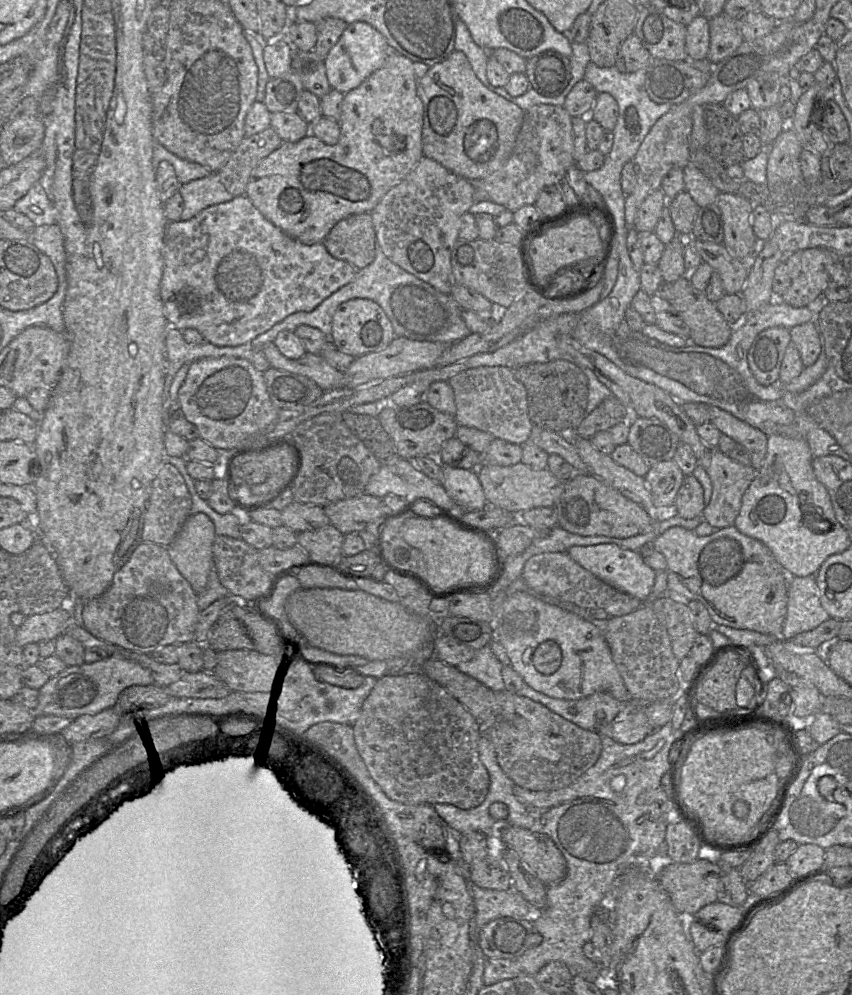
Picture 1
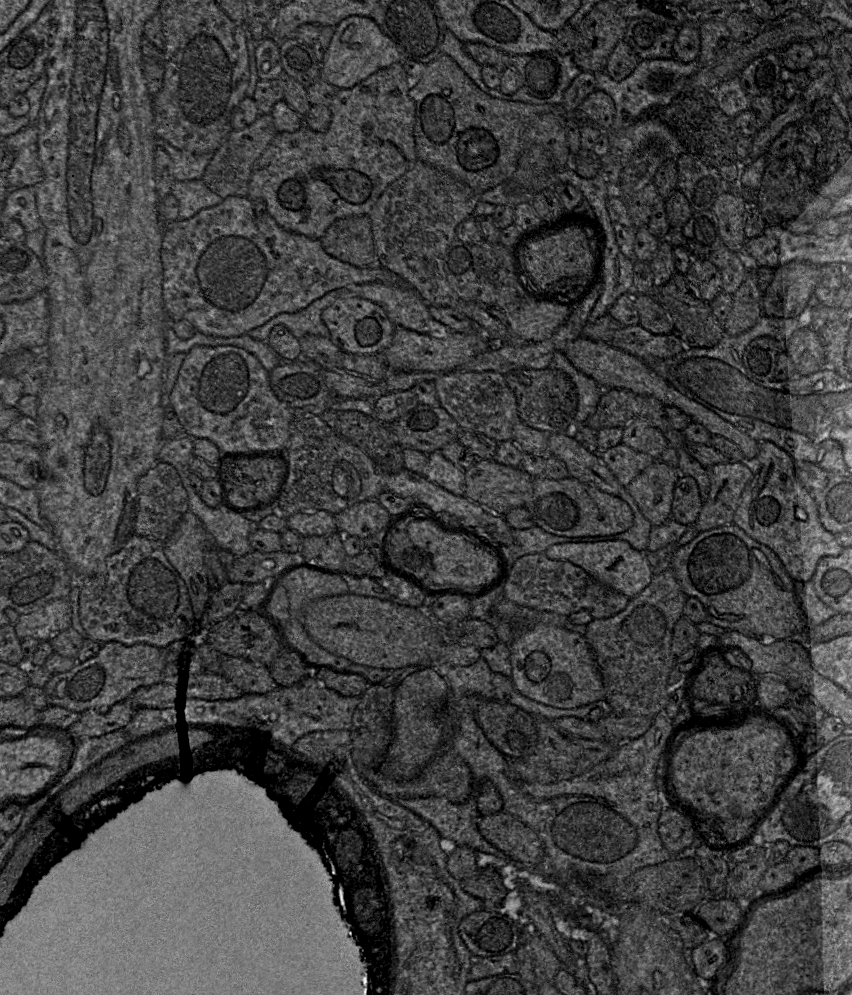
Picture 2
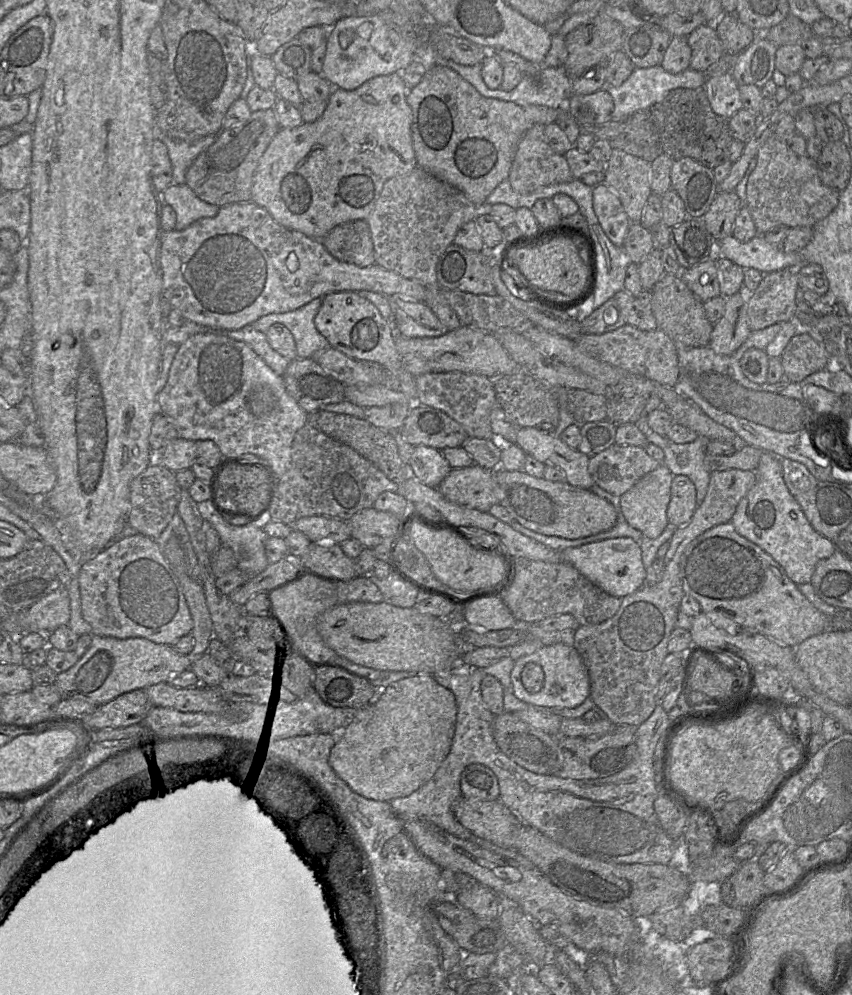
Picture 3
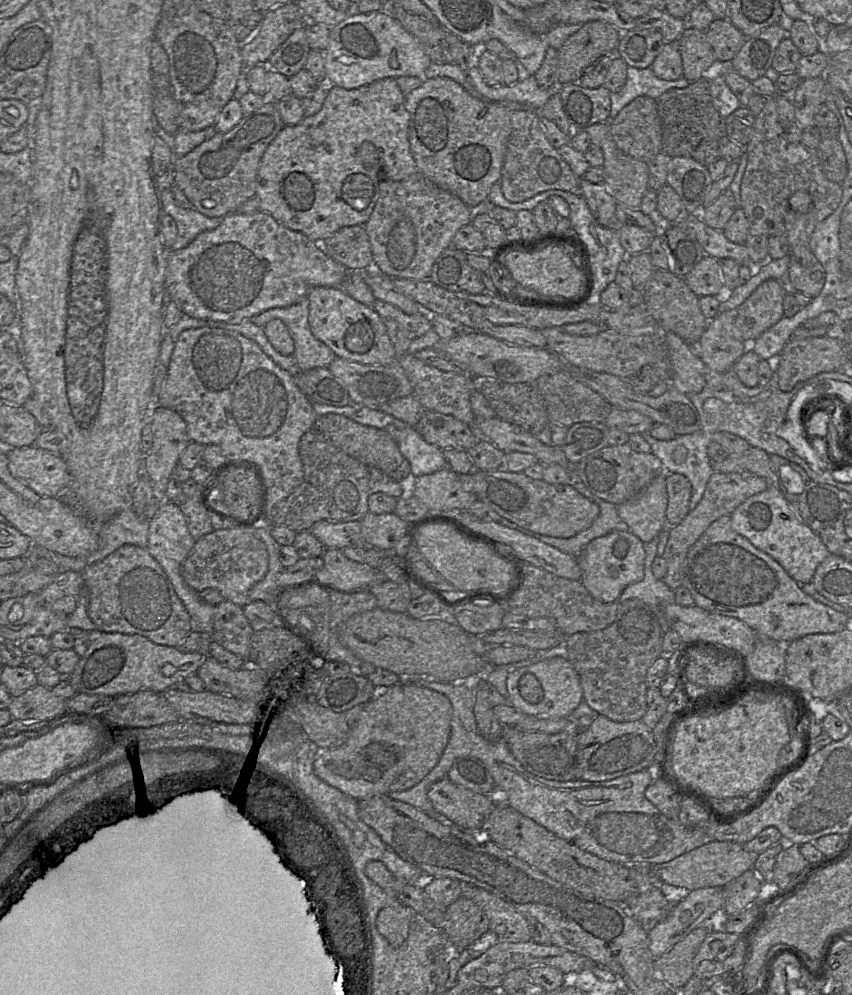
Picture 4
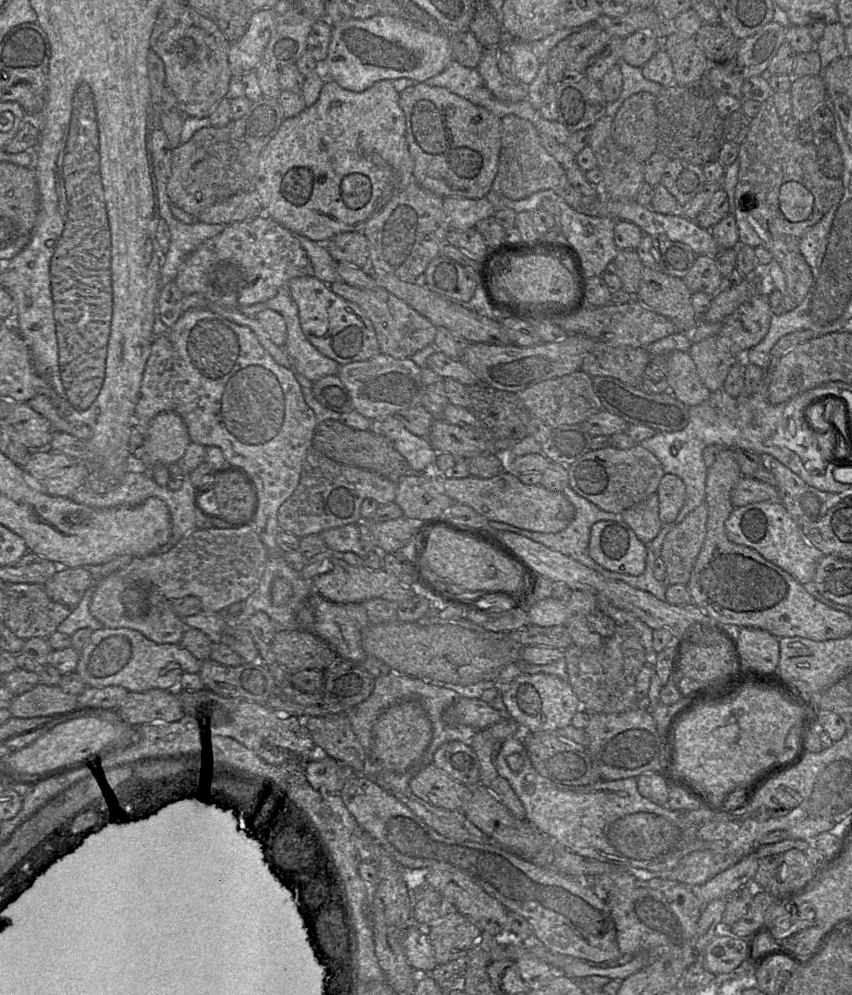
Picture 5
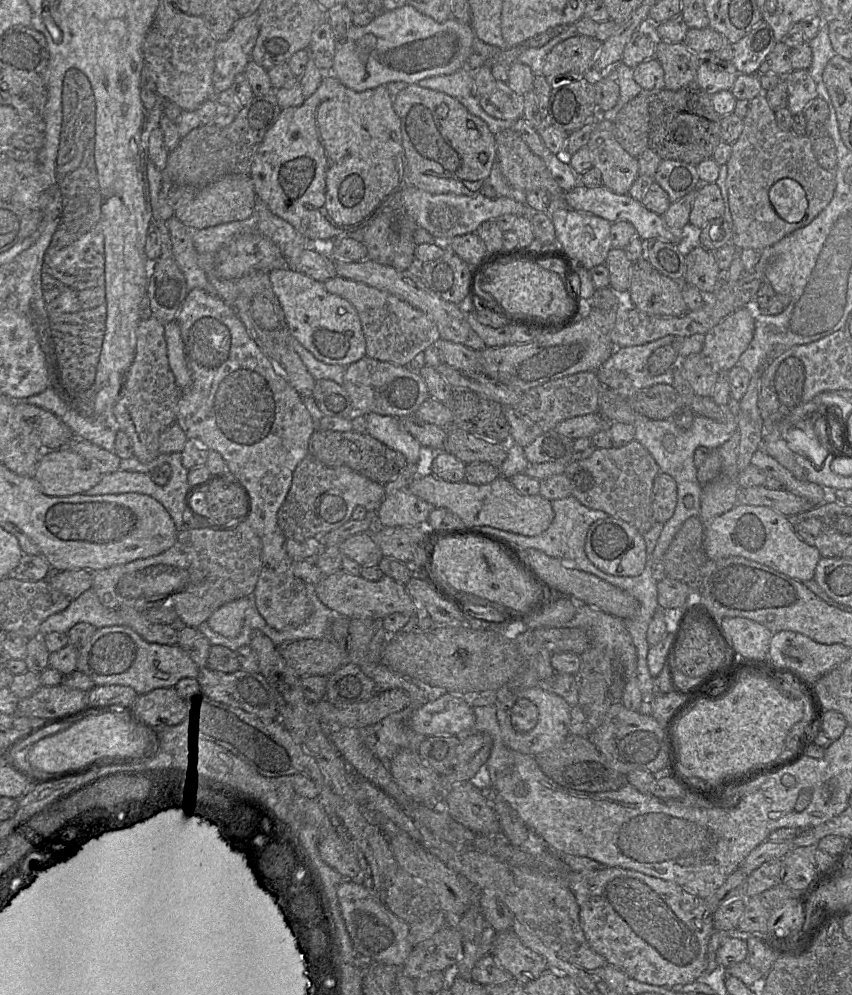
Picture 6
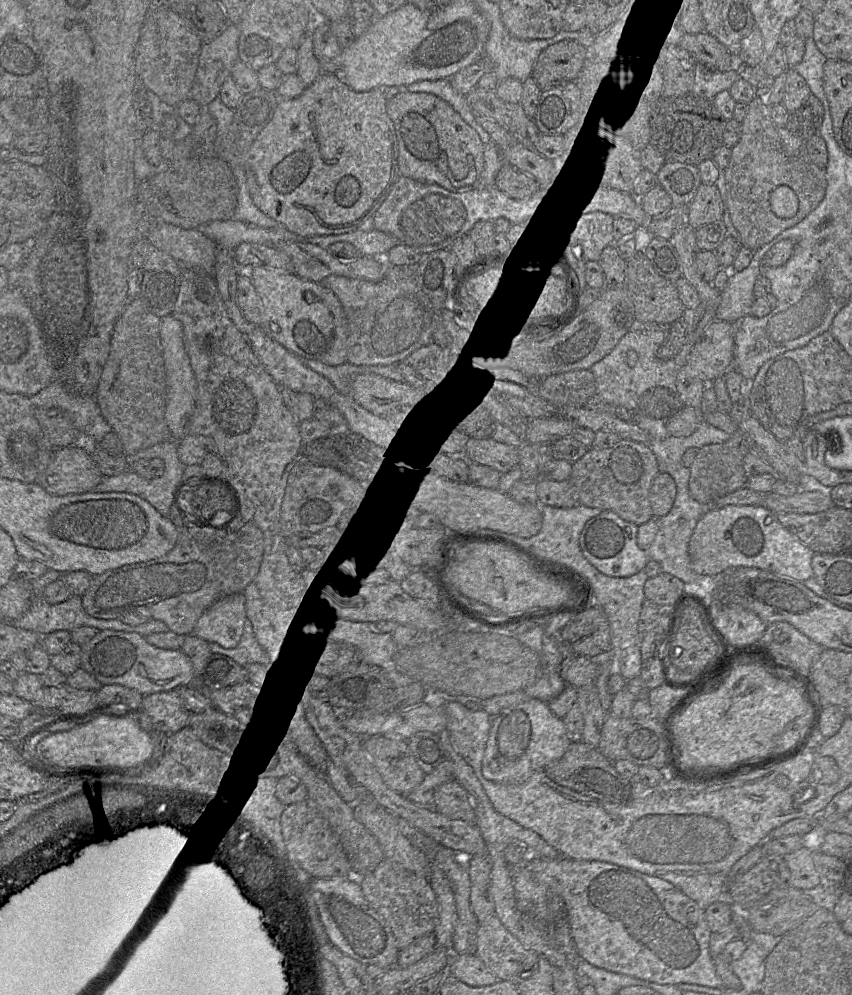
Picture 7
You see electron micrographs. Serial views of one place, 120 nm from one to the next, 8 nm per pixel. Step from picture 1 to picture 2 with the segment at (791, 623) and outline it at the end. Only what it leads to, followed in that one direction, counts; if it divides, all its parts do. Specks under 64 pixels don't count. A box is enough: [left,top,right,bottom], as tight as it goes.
[795,580,836,630]

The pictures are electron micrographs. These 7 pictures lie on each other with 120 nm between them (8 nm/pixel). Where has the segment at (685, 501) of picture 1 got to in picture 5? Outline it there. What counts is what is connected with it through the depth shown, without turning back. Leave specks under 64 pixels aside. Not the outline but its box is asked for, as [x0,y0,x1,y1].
[656,473,685,524]

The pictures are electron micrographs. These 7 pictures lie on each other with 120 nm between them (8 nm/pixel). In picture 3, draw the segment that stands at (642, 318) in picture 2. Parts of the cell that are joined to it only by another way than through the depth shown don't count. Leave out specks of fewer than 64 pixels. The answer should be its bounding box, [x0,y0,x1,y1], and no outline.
[613,289,658,331]

